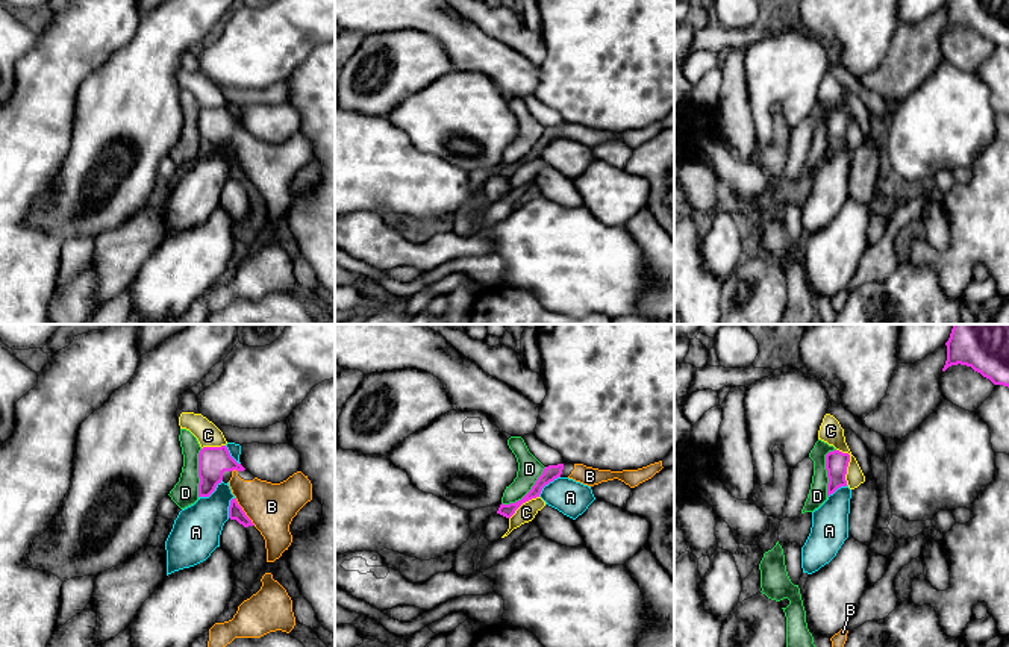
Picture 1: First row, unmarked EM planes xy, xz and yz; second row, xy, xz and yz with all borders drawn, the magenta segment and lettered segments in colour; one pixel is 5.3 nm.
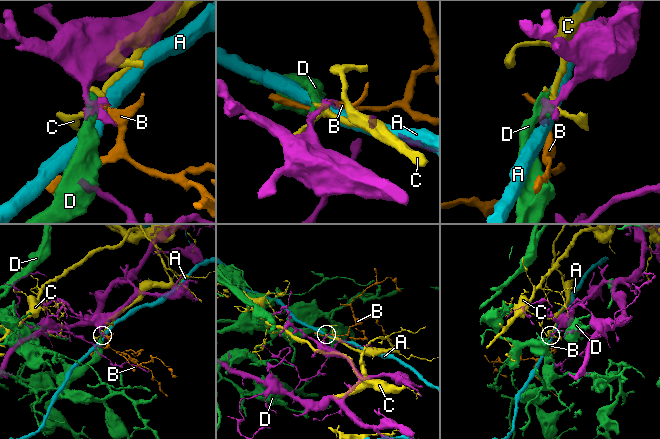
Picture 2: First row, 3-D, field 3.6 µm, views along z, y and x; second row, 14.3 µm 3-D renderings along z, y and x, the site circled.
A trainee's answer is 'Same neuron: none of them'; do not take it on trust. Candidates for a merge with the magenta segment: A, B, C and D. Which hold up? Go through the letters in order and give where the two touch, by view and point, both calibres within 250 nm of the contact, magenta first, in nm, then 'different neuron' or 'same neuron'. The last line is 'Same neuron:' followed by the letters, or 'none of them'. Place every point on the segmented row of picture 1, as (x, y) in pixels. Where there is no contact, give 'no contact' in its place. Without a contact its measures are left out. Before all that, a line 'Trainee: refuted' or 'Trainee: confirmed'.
Trainee: refuted
A: xy (211, 493) | 160/260 nm | different neuron
B: xy (243, 511) | 80/260 nm | same neuron
C: yz (847, 464) | 120/120 nm | different neuron
D: xz (527, 493) | 80/130 nm | different neuron
Same neuron: B

